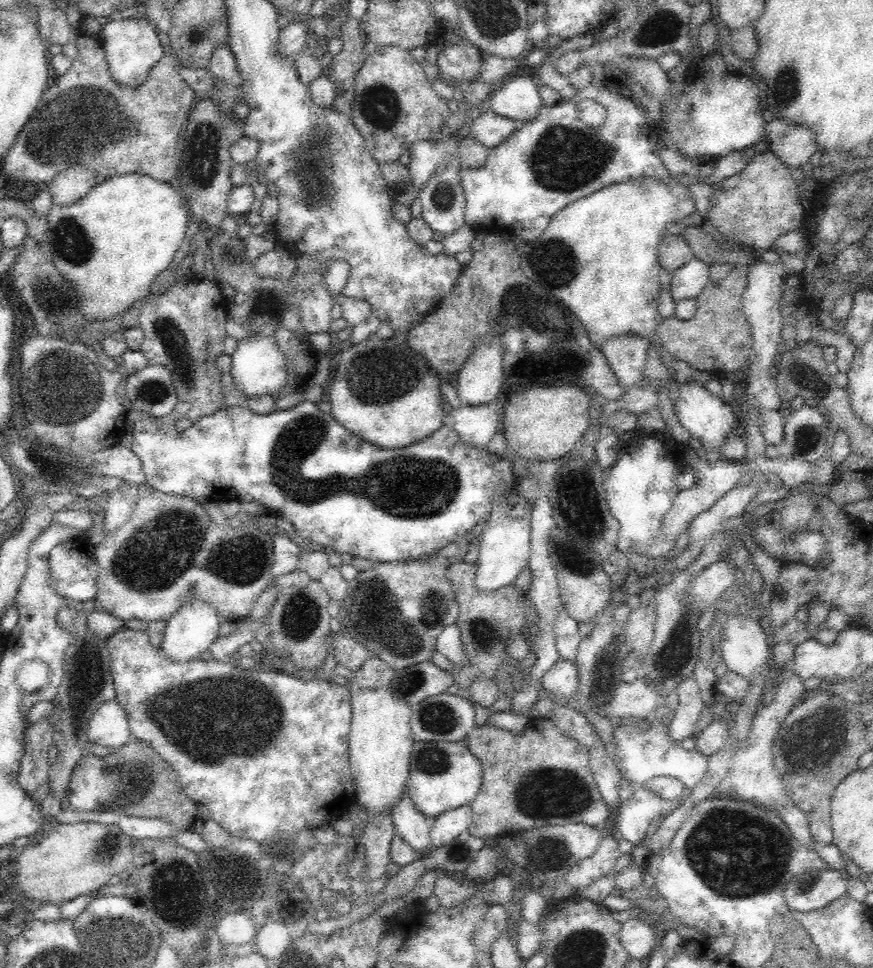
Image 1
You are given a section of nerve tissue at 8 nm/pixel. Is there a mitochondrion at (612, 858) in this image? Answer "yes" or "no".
no

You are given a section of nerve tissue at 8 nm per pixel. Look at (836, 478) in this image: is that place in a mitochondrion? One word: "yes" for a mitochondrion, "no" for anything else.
no

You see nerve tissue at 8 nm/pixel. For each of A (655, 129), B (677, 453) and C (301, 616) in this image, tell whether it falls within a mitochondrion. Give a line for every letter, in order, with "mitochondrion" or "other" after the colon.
A: other
B: other
C: mitochondrion

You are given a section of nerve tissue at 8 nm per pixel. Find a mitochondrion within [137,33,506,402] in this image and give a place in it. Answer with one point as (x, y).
(172, 338)

